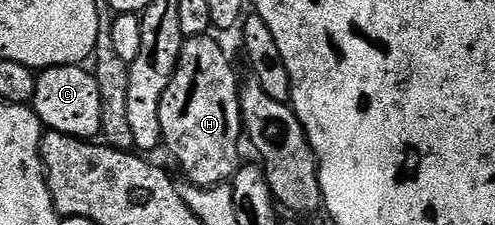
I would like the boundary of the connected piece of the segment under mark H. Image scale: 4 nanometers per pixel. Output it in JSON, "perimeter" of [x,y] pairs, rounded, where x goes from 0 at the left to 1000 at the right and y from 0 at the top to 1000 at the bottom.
{"perimeter":[[[420,151],[414,160],[380,160],[372,173],[370,218],[362,244],[354,324],[333,400],[333,436],[325,436],[325,596],[333,627],[335,671],[345,671],[347,702],[370,742],[372,773],[380,782],[376,796],[402,836],[434,836],[440,818],[459,818],[475,787],[475,760],[487,742],[487,707],[483,711],[483,618],[491,622],[495,604],[487,471],[483,467],[487,356],[485,342],[475,342],[475,302],[467,289],[465,258],[451,236],[448,204],[430,164],[432,156]]]}

